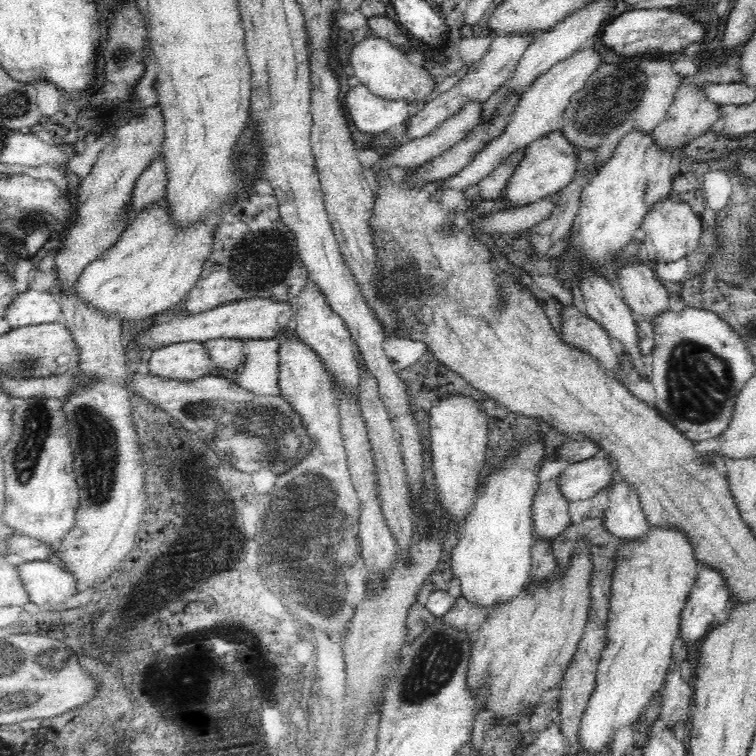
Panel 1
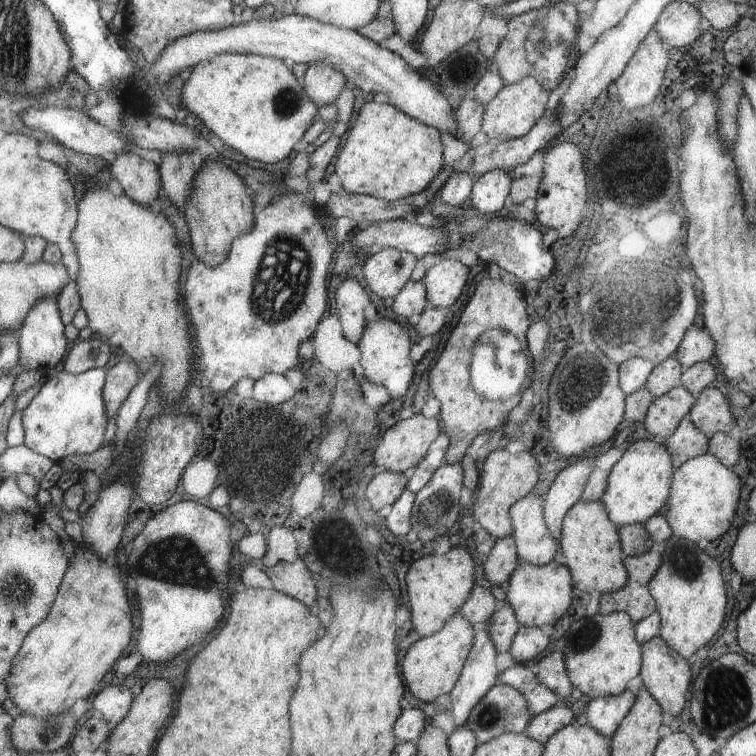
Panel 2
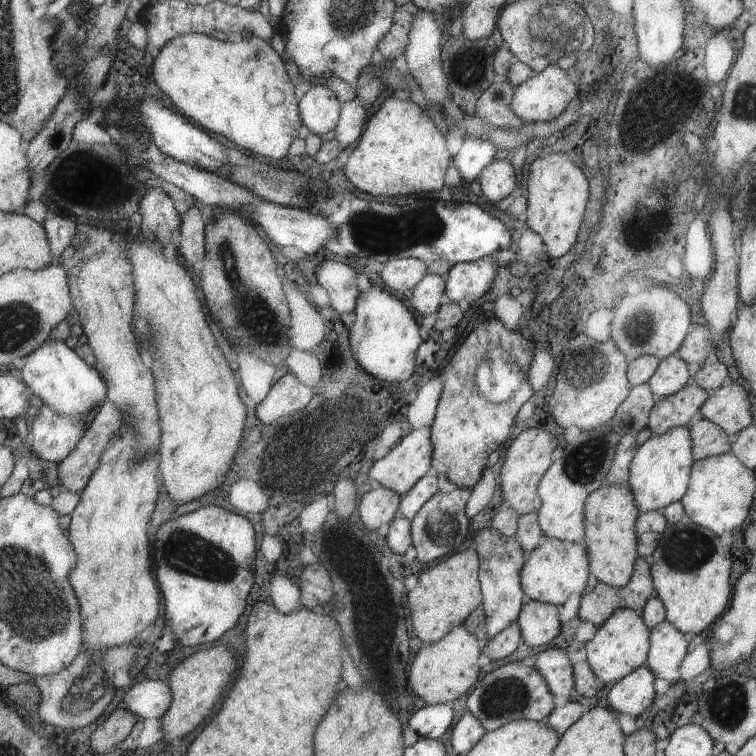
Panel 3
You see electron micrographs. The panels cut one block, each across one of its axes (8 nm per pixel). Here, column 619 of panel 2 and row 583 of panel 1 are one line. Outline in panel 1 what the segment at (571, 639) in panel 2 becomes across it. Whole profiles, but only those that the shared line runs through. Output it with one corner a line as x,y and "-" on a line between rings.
614,482
612,494
608,496
610,506
604,514
606,530
622,542
616,552
612,580
608,646
598,664
596,690
580,722
580,748
596,754
604,752
604,748
610,750
616,730
632,728
662,688
672,660
672,646
678,638
680,612
700,574
692,544
684,532
678,528
652,528
630,484

